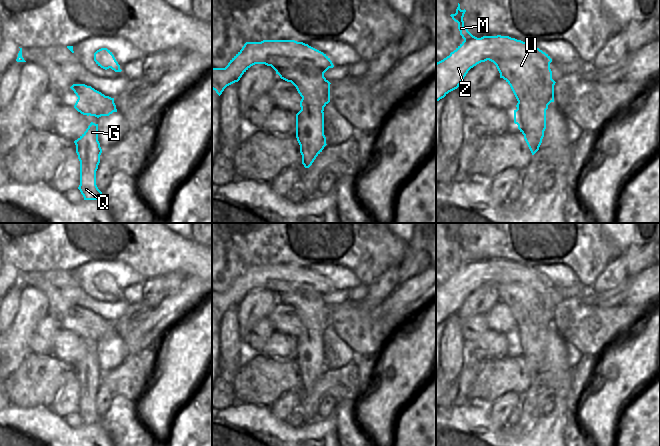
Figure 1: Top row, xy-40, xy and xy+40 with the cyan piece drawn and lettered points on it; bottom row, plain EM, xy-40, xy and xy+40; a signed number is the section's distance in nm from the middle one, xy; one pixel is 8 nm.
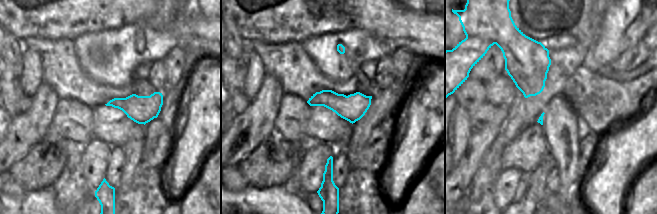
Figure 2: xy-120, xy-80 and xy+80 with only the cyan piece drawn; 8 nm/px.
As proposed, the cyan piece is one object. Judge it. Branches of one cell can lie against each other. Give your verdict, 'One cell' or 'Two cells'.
Two cells.

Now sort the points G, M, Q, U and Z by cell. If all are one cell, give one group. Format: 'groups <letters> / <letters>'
groups G Q / M U Z

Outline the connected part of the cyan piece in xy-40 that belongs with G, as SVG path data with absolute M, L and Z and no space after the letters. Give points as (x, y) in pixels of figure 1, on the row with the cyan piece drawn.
M90 123L86 131L74 141L80 161L80 185L84 200L100 200L102 192L96 185L96 171L102 149L98 141L98 124Z

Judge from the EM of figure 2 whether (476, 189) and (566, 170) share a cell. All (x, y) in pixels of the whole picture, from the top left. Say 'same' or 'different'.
different

